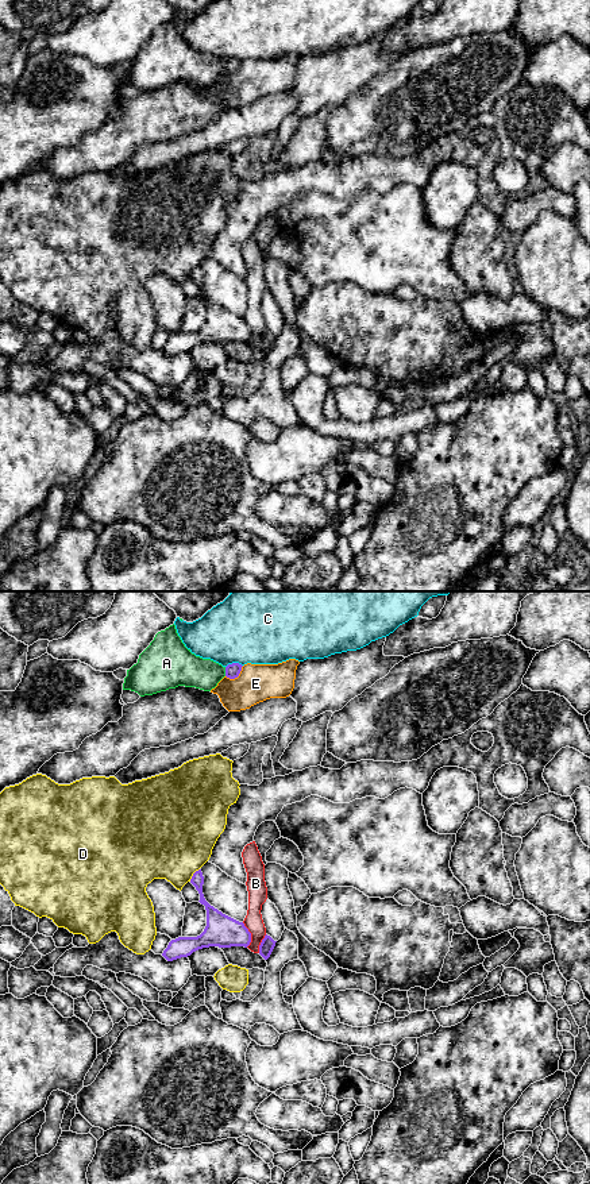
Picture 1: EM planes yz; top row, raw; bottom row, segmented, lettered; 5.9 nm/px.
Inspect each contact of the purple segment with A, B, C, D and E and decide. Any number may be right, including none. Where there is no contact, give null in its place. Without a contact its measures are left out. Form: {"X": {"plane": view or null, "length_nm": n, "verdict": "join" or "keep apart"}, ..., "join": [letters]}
{"A": {"plane": "yz", "length_nm": 60, "verdict": "keep apart"}, "B": {"plane": "yz", "length_nm": 160, "verdict": "keep apart"}, "C": {"plane": "yz", "length_nm": 110, "verdict": "keep apart"}, "D": {"plane": "yz", "length_nm": 100, "verdict": "keep apart"}, "E": {"plane": "yz", "length_nm": 130, "verdict": "keep apart"}, "join": []}

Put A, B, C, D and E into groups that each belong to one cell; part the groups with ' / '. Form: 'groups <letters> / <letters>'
groups A / B / C / D / E

